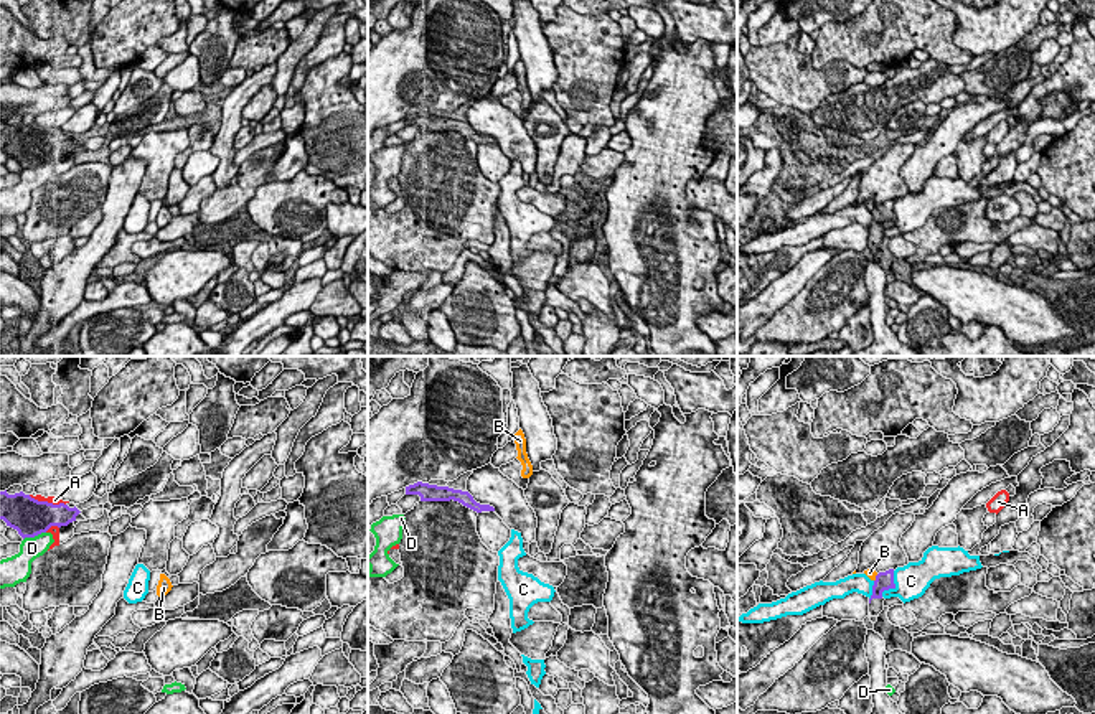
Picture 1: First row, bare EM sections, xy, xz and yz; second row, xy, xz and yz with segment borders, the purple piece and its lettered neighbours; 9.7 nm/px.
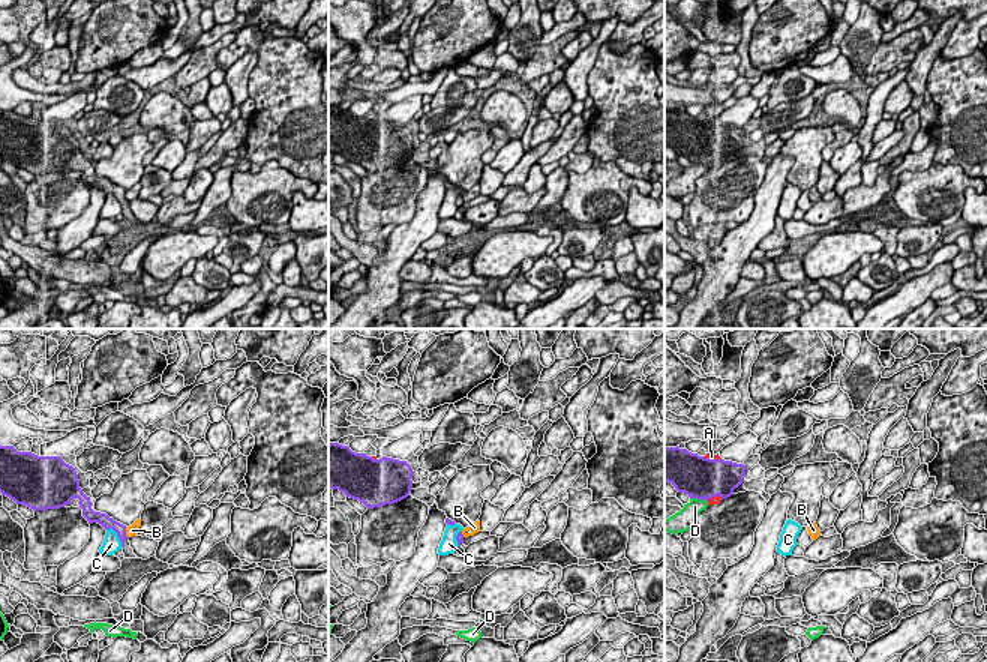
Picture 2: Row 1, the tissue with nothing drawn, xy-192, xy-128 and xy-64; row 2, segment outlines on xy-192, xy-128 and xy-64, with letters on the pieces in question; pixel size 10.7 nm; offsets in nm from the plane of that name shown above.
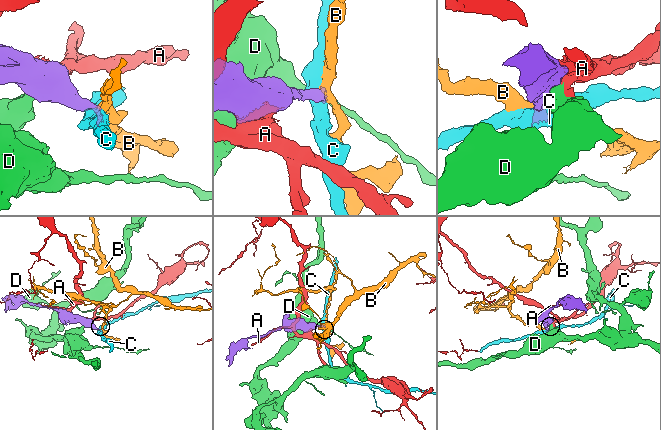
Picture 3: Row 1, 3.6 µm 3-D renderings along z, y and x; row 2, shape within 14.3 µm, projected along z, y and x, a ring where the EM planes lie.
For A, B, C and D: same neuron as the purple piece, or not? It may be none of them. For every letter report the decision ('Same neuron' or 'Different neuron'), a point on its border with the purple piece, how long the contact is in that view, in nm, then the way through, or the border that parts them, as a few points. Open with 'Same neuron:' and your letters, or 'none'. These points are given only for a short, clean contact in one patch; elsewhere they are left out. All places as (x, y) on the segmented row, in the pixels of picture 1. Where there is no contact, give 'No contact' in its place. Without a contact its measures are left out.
Same neuron: none
A: Different neuron. Touches purple at xy (46, 502). Shared border 380 nm
B: Different neuron. Touches purple at yz (876, 577). Shared border 90 nm. Boundary: yz (878, 574), (874, 581)
C: Different neuron. Touches purple at yz (894, 586). Shared border 280 nm. Boundary: yz (894, 571), (894, 586), (881, 596)
D: Different neuron. Touches purple at xy (33, 536). Shared border 240 nm. Boundary: xy (45, 531), (23, 540)

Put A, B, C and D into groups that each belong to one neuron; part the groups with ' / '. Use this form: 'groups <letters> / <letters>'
groups A / B / C / D

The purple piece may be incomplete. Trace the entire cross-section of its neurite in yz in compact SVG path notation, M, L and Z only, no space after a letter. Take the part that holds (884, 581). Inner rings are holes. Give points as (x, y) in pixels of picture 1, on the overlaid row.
M889 569L886 572L879 572L876 575L874 585L872 585L872 595L869 599L869 613L871 617L879 617L879 613L884 610L884 597L882 592L895 589L894 584L894 569Z

